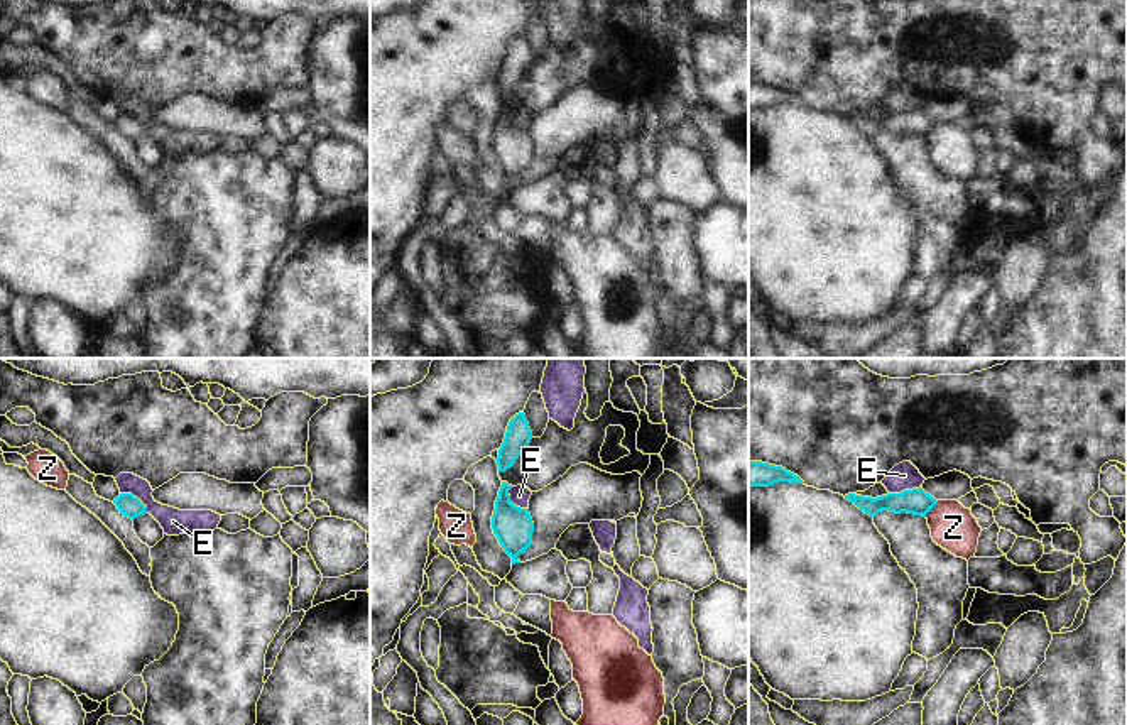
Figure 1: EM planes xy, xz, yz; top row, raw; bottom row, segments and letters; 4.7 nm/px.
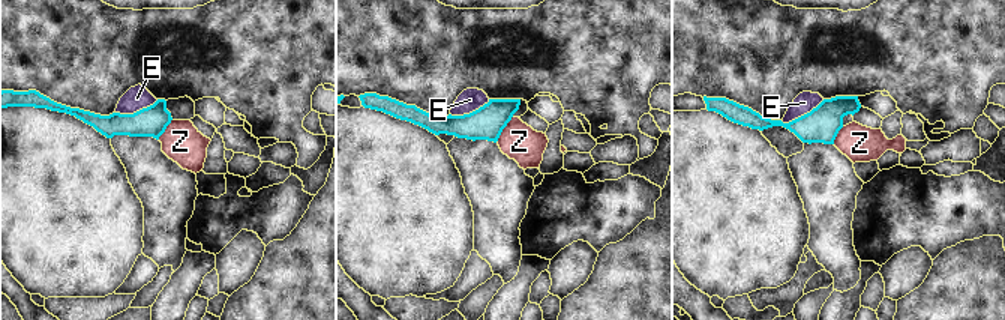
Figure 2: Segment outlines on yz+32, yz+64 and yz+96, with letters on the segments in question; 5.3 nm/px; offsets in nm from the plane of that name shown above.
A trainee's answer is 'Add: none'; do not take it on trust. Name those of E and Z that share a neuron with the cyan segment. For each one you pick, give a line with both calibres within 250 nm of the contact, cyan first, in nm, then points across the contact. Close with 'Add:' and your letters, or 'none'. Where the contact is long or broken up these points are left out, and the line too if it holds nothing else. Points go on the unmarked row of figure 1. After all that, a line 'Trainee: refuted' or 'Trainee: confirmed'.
Add: none
Trainee: confirmed

